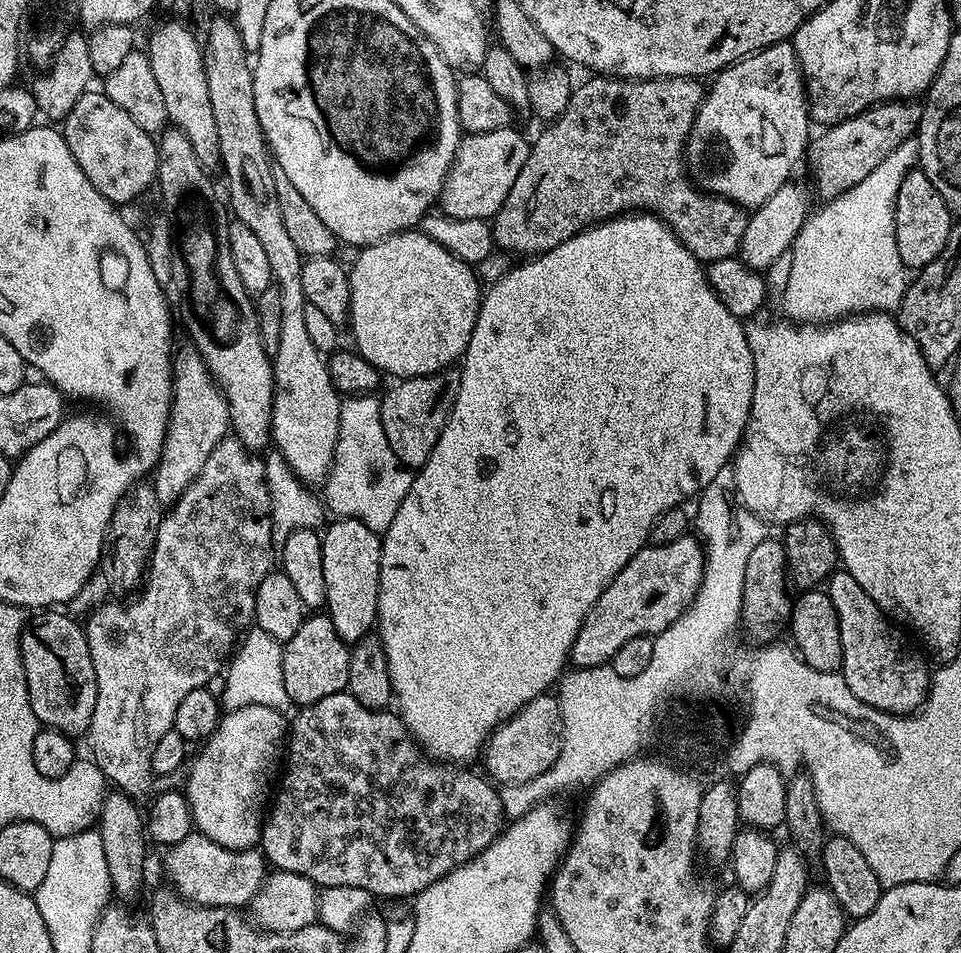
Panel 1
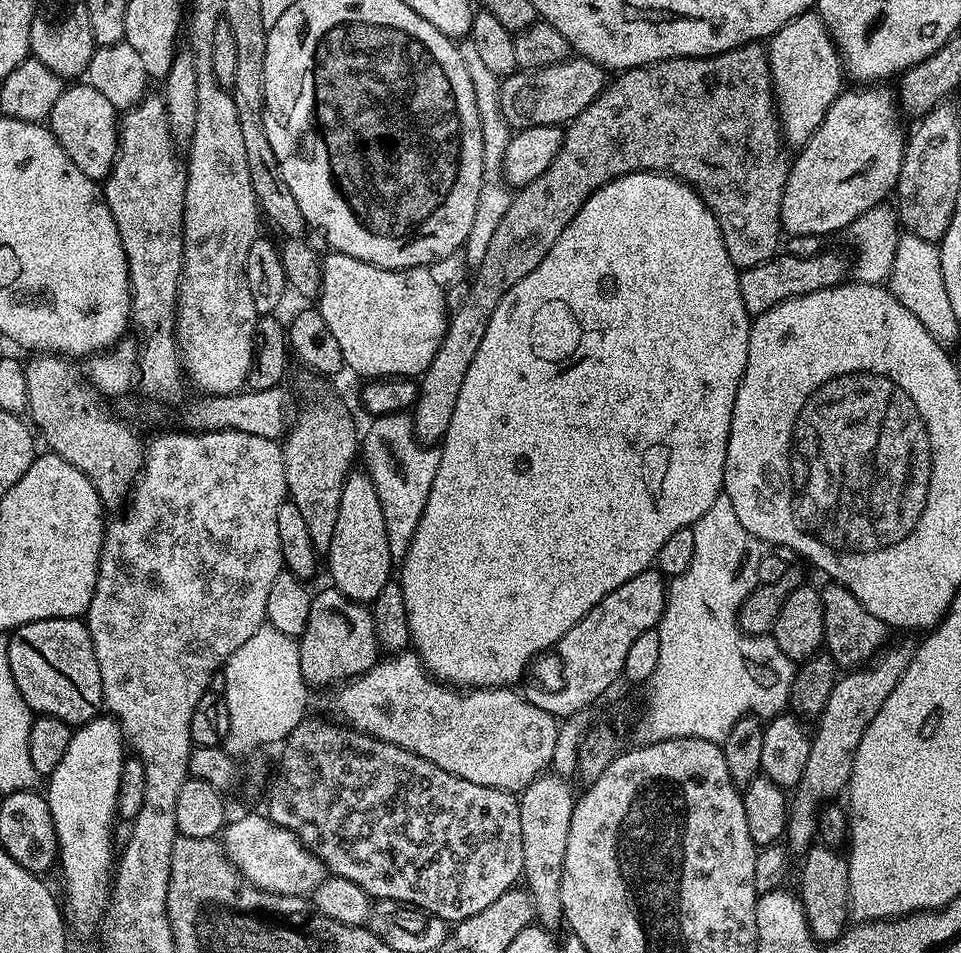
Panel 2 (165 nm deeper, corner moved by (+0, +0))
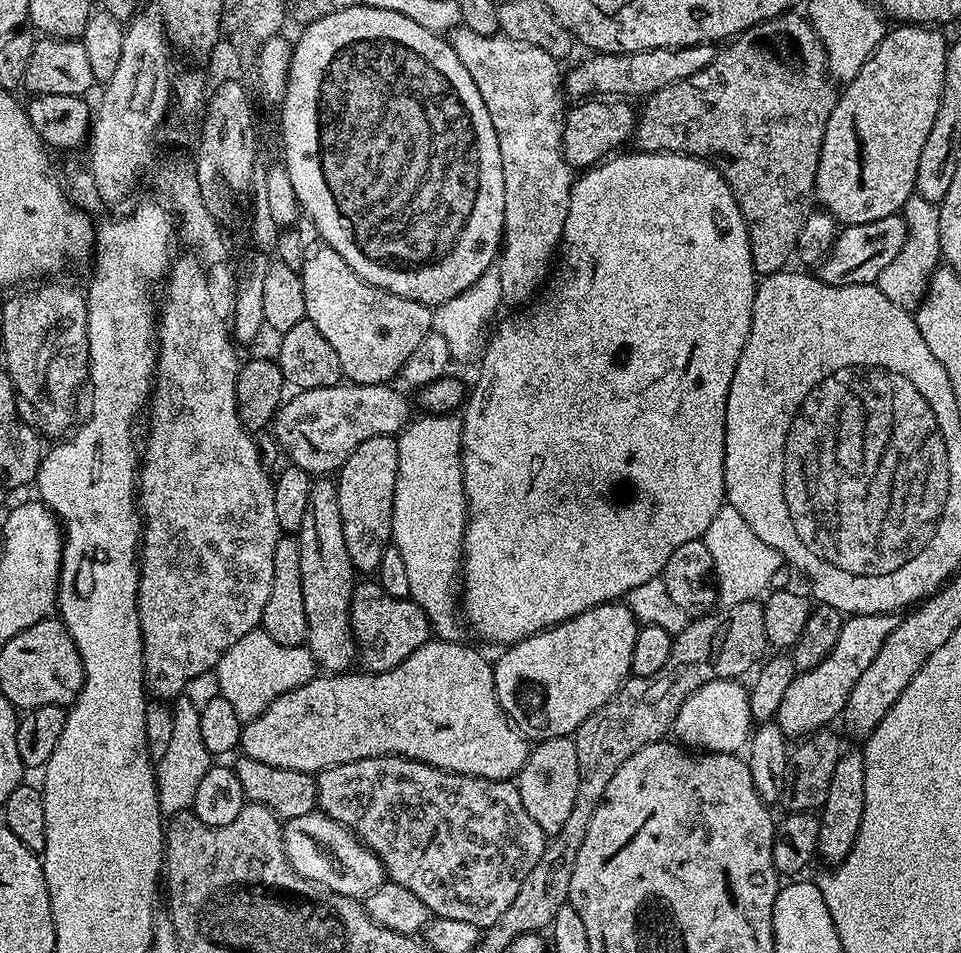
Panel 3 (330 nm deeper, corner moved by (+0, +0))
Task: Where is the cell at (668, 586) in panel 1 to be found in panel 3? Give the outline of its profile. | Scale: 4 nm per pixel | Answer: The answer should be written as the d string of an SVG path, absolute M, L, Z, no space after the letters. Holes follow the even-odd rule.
M613 602L599 604L565 624L555 624L553 628L546 628L543 632L536 632L517 644L509 644L503 649L500 657L495 657L492 673L494 674L494 690L498 702L504 711L515 714L520 704L516 701L516 691L523 684L533 684L540 691L544 701L540 704L540 717L533 722L532 728L536 732L544 732L545 737L571 737L590 714L594 714L629 679L632 670L632 655L634 654L634 638L638 631L638 621L634 613L628 609L627 603Z

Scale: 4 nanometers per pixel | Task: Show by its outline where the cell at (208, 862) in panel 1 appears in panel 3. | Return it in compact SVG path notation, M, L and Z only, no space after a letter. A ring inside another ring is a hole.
M319 810L302 814L293 820L285 820L284 857L302 878L322 888L328 888L343 896L363 898L377 892L386 883L382 862L362 843L353 832Z

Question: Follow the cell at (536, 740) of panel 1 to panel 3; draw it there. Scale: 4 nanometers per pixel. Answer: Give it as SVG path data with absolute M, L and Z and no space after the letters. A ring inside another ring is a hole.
M429 638L410 658L398 662L394 670L385 672L367 672L364 670L349 670L343 674L317 674L310 682L306 682L300 688L290 690L282 694L263 712L257 720L247 721L243 725L240 734L240 748L243 755L254 758L258 762L266 762L266 766L278 766L286 770L298 770L309 774L319 774L325 768L333 768L346 762L358 762L362 758L371 756L404 756L407 760L417 760L428 764L432 768L440 768L444 772L457 772L460 776L477 776L483 780L512 780L519 777L525 762L528 760L530 744L524 741L524 736L511 724L509 713L498 702L494 690L494 667L491 659L487 660L476 648L468 644L455 644L452 638Z

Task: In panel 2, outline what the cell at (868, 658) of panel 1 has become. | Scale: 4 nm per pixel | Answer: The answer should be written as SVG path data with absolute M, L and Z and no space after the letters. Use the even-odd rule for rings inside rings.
M828 582L825 585L820 588L822 614L824 615L824 648L827 655L834 658L837 669L859 669L861 666L867 665L889 643L890 629L882 622L882 618L874 618L874 614L870 614L870 610L866 610L866 606L862 606L862 602L858 602L858 598L854 598L854 594L850 594L850 590L846 590L846 586L835 582Z

